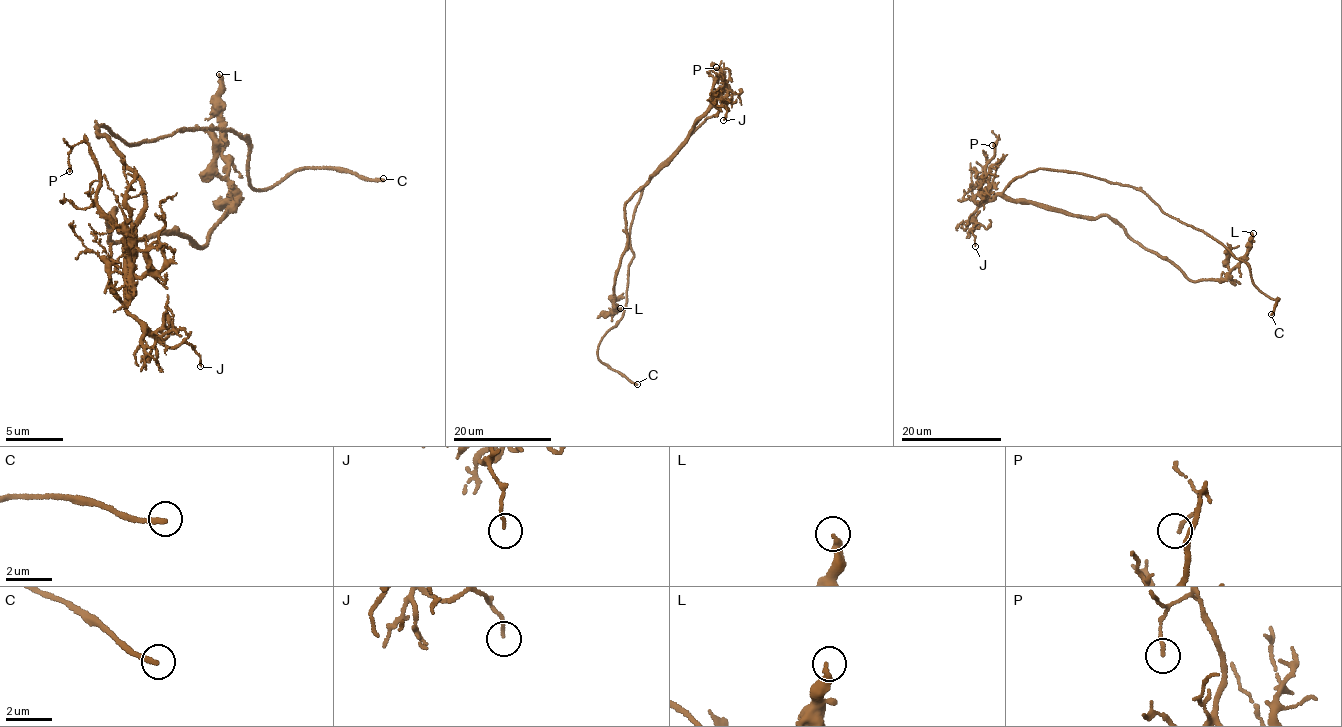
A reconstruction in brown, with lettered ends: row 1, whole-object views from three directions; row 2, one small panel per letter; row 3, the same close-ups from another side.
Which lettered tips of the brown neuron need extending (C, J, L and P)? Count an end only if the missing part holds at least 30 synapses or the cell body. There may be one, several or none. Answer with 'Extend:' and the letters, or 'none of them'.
Extend: C

